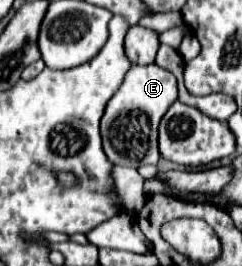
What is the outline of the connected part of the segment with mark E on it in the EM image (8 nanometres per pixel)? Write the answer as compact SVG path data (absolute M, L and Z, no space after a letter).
M133 66L125 76L125 82L117 90L117 94L109 100L109 106L101 118L101 136L103 150L111 164L139 168L143 164L157 166L161 160L157 148L157 128L169 106L177 100L177 78L157 66Z

